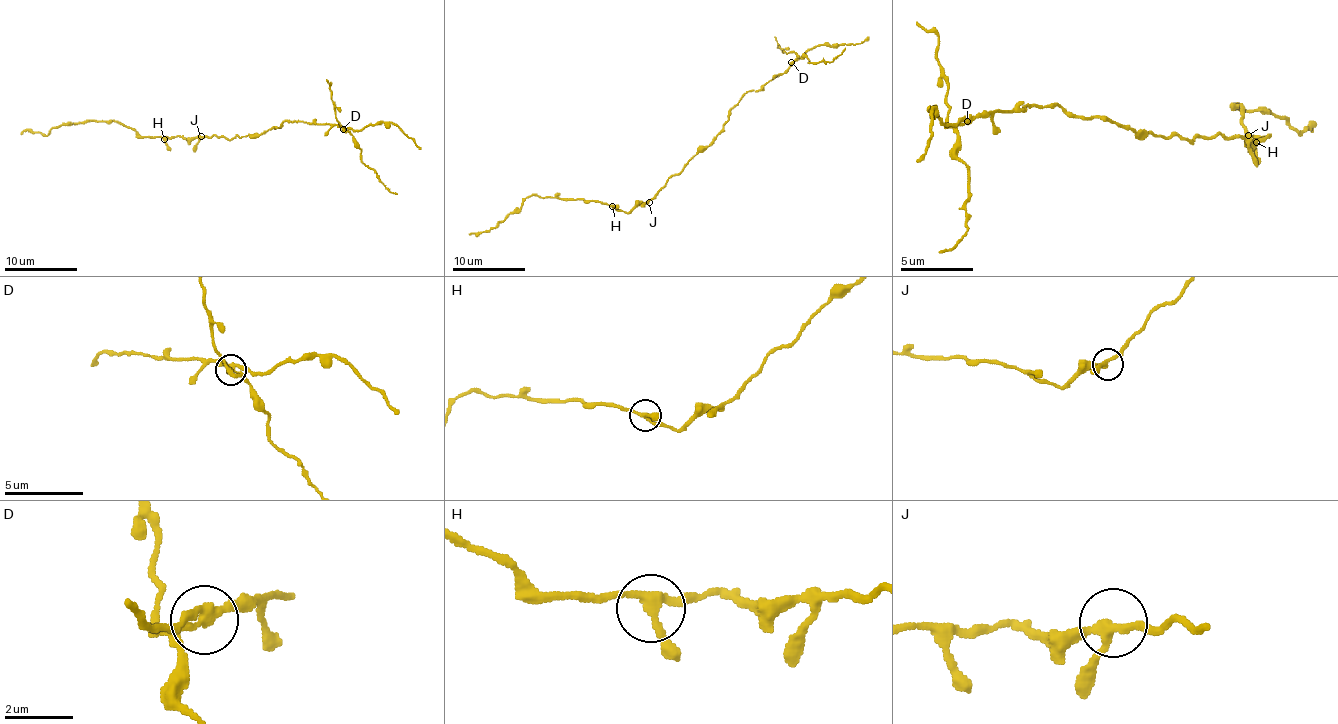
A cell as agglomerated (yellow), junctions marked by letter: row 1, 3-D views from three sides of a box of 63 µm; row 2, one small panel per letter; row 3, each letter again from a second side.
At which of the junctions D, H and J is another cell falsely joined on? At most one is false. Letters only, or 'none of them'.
D

